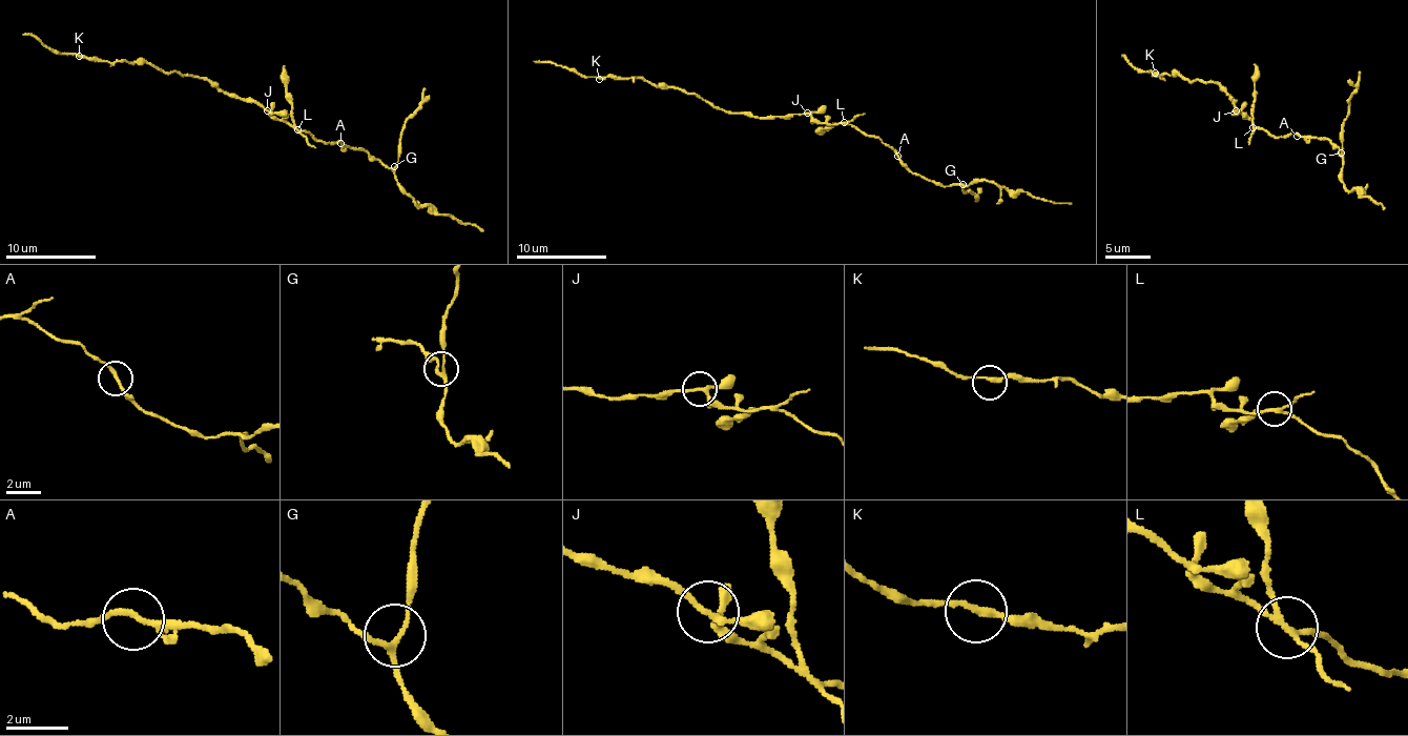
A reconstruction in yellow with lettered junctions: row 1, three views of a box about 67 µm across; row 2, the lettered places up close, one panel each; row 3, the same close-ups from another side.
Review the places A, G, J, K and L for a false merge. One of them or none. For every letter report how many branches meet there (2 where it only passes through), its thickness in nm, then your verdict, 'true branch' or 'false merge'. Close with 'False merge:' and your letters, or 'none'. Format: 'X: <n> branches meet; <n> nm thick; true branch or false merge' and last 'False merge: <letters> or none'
A: 2 branches meet; 200 nm thick; true branch
G: 3 branches meet; 170 nm thick; true branch
J: 4 branches meet; 180 nm thick; true branch
K: 2 branches meet; 200 nm thick; true branch
L: 4 branches meet; 170 nm thick; false merge
False merge: L

